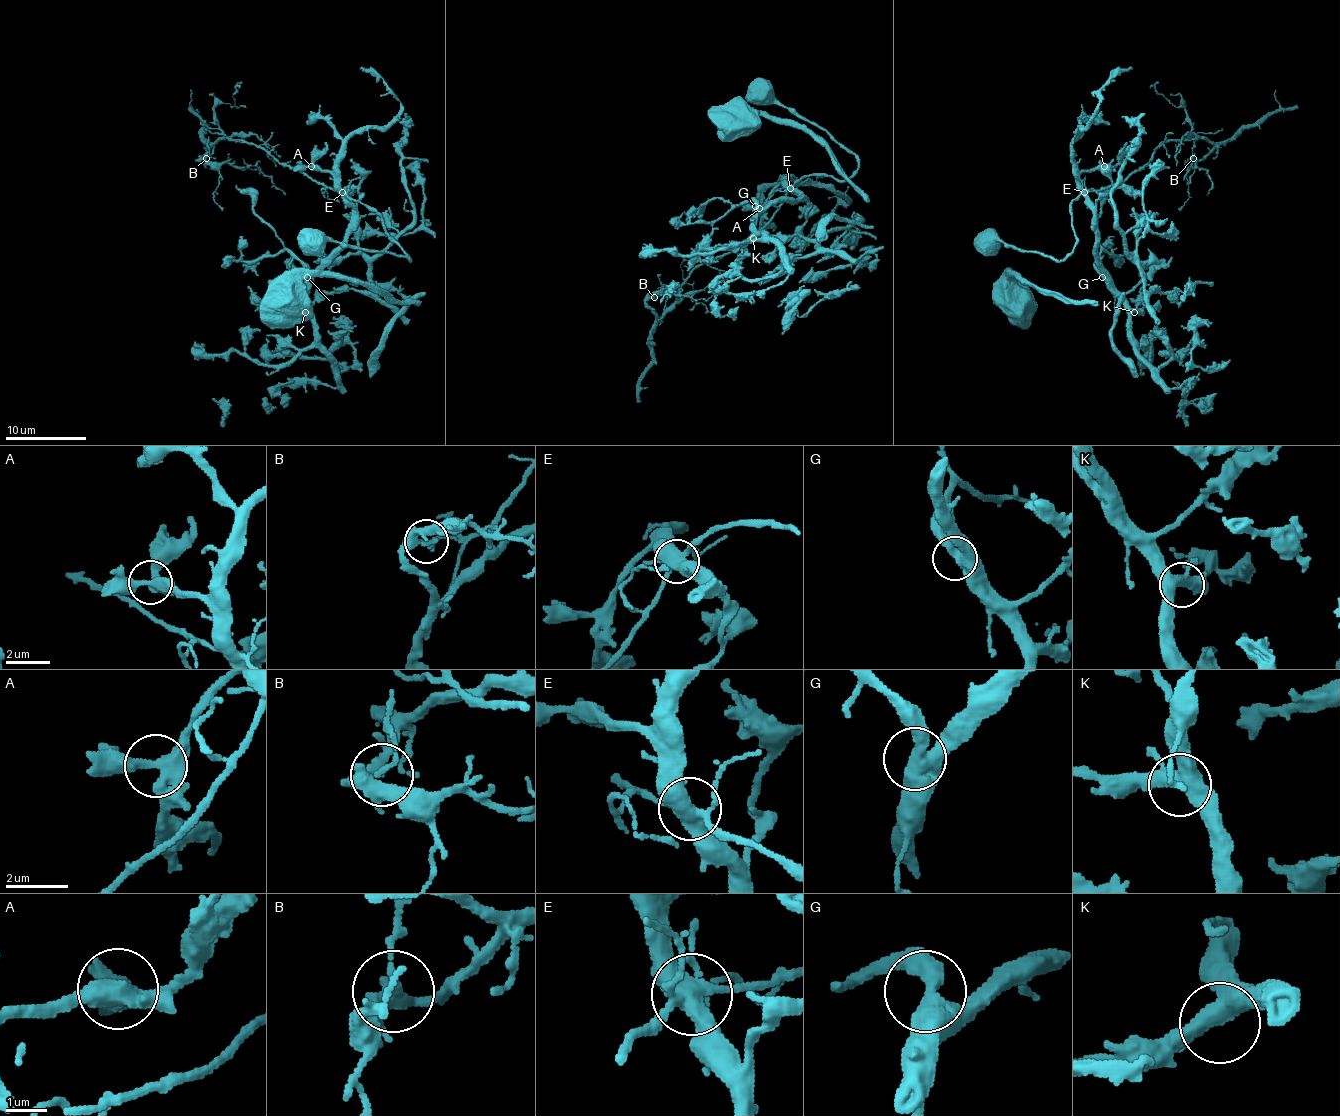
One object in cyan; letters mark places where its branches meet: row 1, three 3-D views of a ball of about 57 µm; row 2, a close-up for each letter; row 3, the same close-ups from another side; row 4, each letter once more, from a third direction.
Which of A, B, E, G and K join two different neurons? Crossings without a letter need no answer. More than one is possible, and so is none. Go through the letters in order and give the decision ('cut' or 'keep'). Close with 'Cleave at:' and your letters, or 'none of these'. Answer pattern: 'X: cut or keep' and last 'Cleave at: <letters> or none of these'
A: keep
B: keep
E: cut
G: keep
K: keep
Cleave at: E

